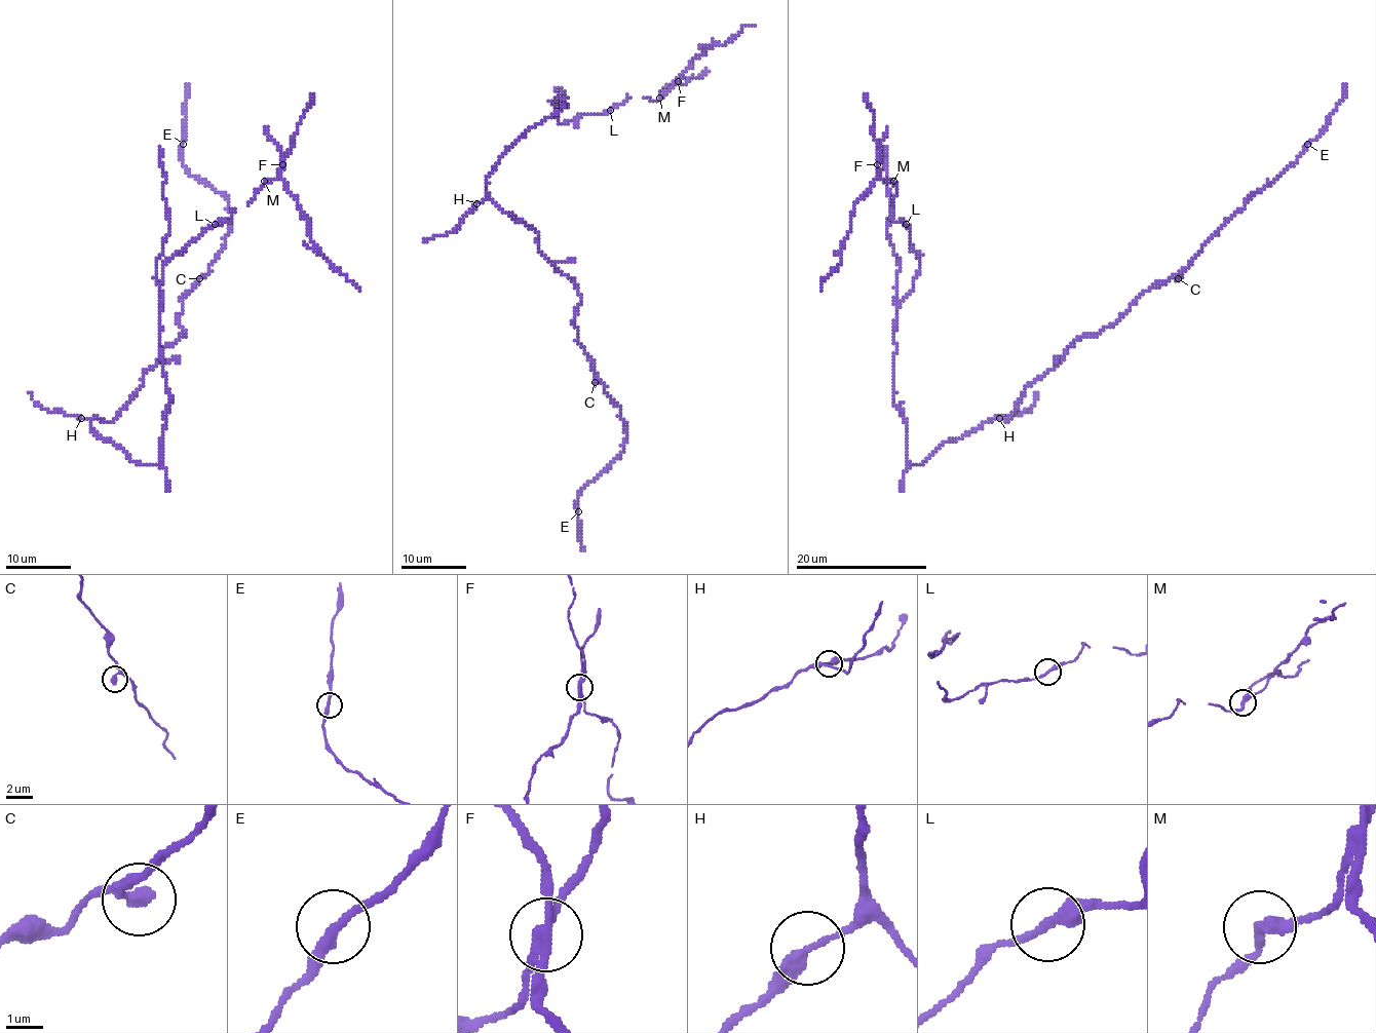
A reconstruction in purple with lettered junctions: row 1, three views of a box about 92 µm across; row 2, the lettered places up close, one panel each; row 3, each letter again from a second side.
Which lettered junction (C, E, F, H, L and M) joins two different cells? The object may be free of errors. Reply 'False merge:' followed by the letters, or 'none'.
False merge: F

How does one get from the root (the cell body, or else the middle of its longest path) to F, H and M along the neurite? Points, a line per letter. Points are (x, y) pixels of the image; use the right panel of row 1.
F: (955, 440), (917, 465), (906, 457), (894, 319), (919, 259), (911, 229), (891, 216), (897, 188), (878, 165)
H: (955, 440), (978, 429), (986, 421), (999, 418)
M: (955, 440), (917, 465), (906, 457), (894, 319), (919, 259), (911, 229), (891, 216), (892, 182)

